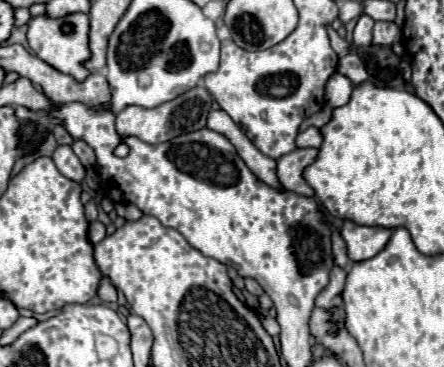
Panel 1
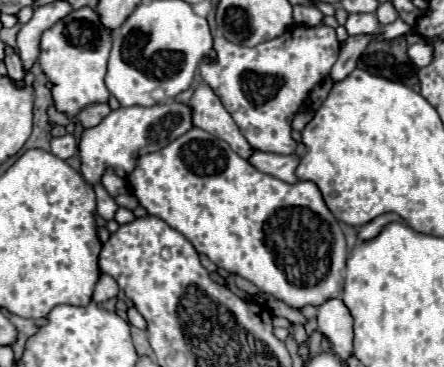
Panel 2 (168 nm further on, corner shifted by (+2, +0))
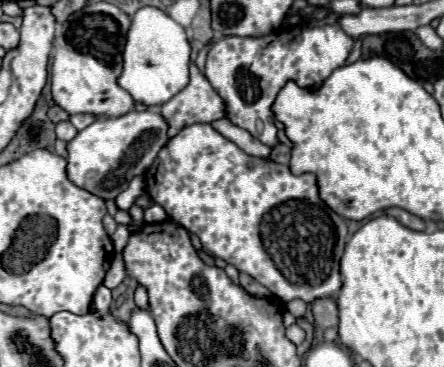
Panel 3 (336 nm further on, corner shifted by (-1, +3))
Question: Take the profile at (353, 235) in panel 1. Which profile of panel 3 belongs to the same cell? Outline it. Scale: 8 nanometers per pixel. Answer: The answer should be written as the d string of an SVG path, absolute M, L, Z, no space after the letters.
M388 208L388 210L384 210L384 214L394 216L400 224L404 224L404 226L408 226L408 228L412 228L412 230L424 230L424 228L426 228L424 220L420 220L418 216L410 214L410 212L402 210L402 208Z

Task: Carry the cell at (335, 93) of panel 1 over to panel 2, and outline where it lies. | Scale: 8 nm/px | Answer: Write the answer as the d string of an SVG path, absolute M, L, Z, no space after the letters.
M349 35L343 43L343 49L341 49L341 57L339 61L335 63L335 67L331 69L331 77L333 81L341 81L345 79L357 65L357 59L359 55L363 53L363 49L369 45L369 41L373 41L375 35Z

